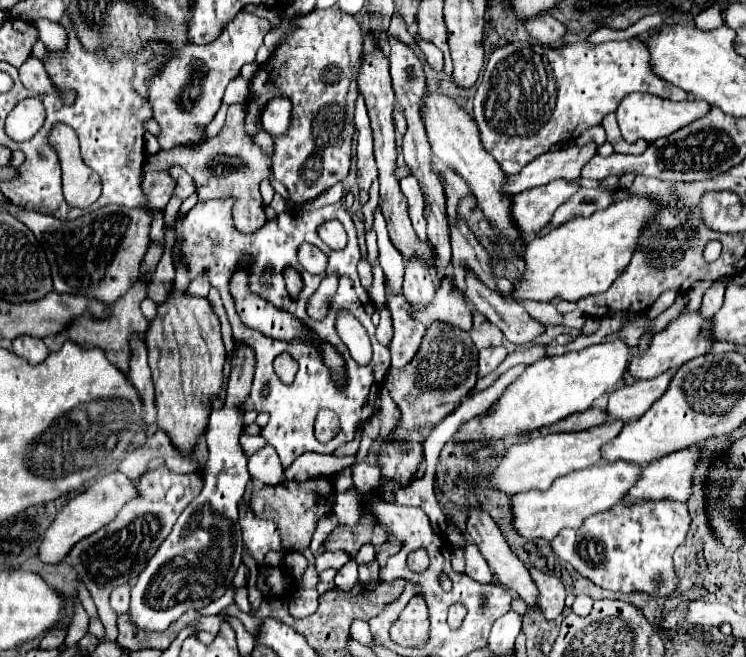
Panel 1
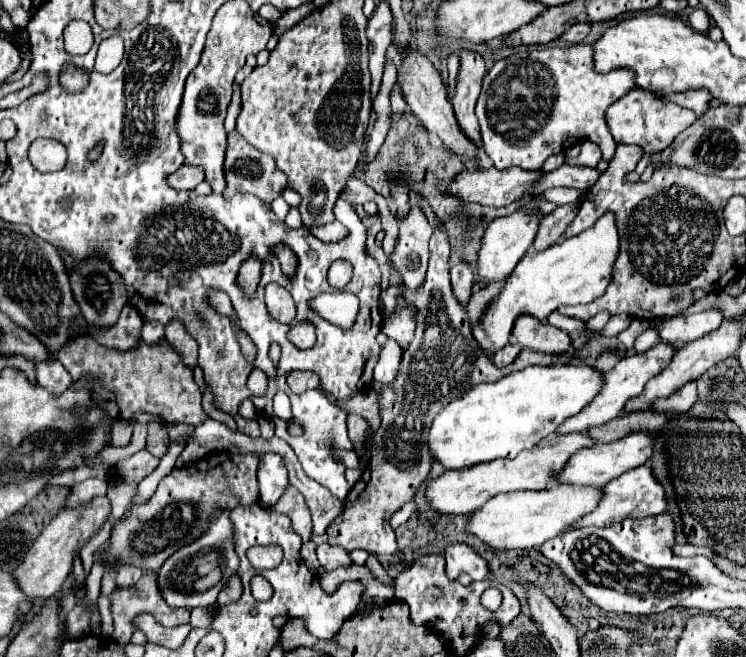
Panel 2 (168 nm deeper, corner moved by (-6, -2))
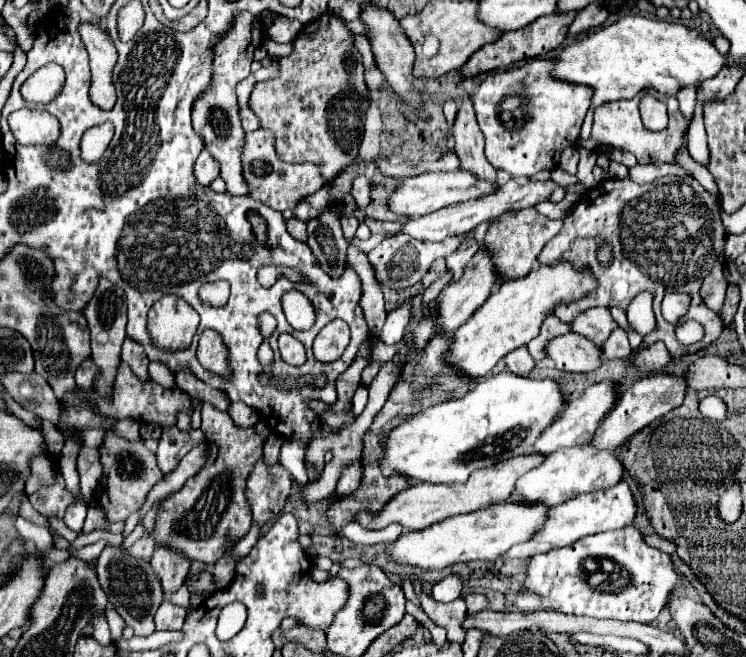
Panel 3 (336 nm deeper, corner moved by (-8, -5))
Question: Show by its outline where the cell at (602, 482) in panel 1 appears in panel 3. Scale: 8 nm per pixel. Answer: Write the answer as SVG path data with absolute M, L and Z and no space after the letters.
M502 502L484 510L446 518L444 522L436 522L418 532L402 532L400 538L390 546L388 554L398 564L414 564L420 568L446 568L454 562L468 560L498 560L514 544L528 542L532 536L536 536L548 520L548 510L550 506L546 504Z

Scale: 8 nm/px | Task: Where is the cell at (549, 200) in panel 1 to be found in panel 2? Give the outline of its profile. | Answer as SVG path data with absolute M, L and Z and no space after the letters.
M514 211L512 215L506 217L496 217L488 227L486 233L482 237L482 245L478 251L478 271L476 271L476 287L484 289L492 283L504 281L506 275L510 275L510 271L514 269L514 263L518 263L518 259L522 259L528 251L528 247L532 245L536 231L538 231L538 223L540 223L542 215L540 213L522 213L522 211Z

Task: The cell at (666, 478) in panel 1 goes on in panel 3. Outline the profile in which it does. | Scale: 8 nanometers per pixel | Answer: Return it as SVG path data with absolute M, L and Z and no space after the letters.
M626 480L618 482L616 486L612 486L604 492L596 490L596 492L580 494L564 504L554 506L552 518L548 518L548 522L544 524L544 530L540 530L540 534L536 534L536 538L532 538L530 542L524 542L520 546L512 546L512 550L508 550L506 556L508 558L532 558L534 554L568 546L568 544L580 540L588 534L598 534L598 532L606 532L606 530L616 530L620 526L628 526L634 522L636 512L638 512L638 504L636 504L634 494L632 494Z

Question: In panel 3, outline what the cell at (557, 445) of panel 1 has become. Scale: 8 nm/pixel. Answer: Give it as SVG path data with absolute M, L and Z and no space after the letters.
M536 452L508 458L508 462L498 462L496 466L476 470L476 474L470 474L468 482L464 482L464 484L430 484L430 482L416 482L414 480L406 490L396 494L384 506L382 512L378 512L378 514L360 512L356 520L368 530L378 530L378 528L384 528L392 522L402 524L406 530L424 530L424 528L432 526L434 522L442 522L444 518L450 518L456 514L468 514L468 512L498 504L498 502L506 502L506 498L510 498L514 494L518 478L522 474L526 474L528 470L540 466L544 462L544 458L546 456L536 454Z

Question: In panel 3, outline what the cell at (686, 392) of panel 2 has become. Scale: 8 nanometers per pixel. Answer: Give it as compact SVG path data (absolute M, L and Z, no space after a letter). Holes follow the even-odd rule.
M708 395L703 398L699 404L699 411L704 418L708 420L716 420L716 422L722 422L728 418L728 406L715 395ZM706 406L706 408L704 408ZM710 406L710 408L708 408Z

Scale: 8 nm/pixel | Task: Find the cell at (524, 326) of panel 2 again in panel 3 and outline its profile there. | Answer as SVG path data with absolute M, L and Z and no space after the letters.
M574 332L552 338L546 344L546 354L564 372L592 372L600 364L600 348Z

